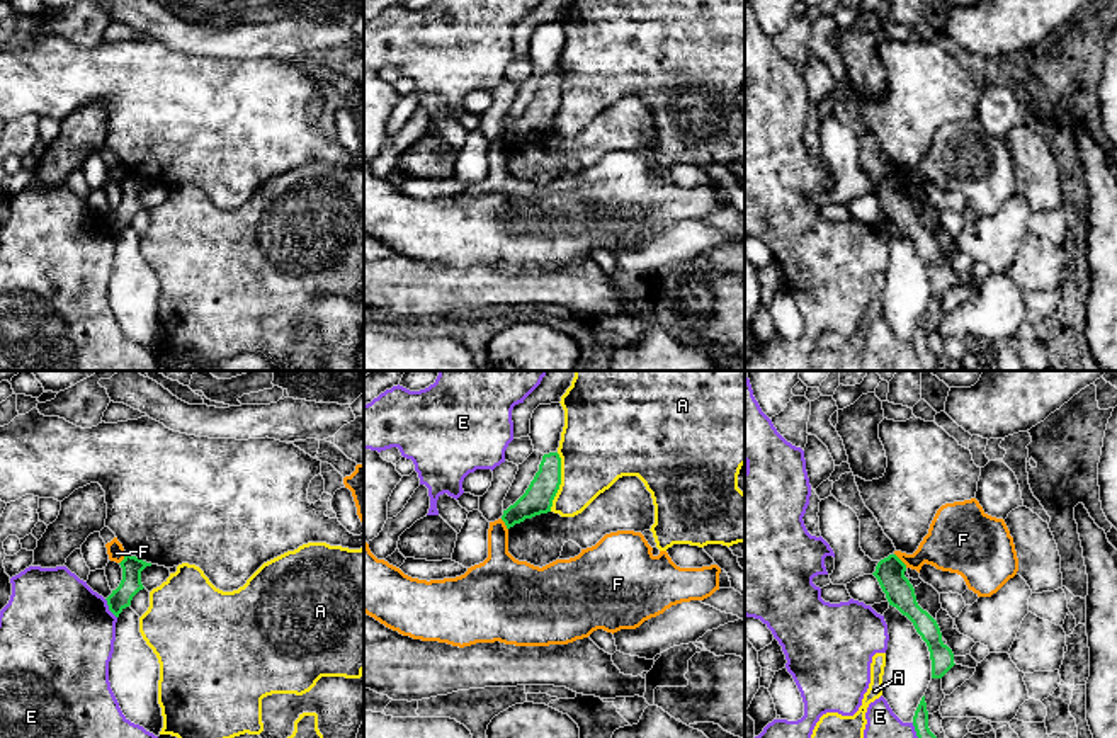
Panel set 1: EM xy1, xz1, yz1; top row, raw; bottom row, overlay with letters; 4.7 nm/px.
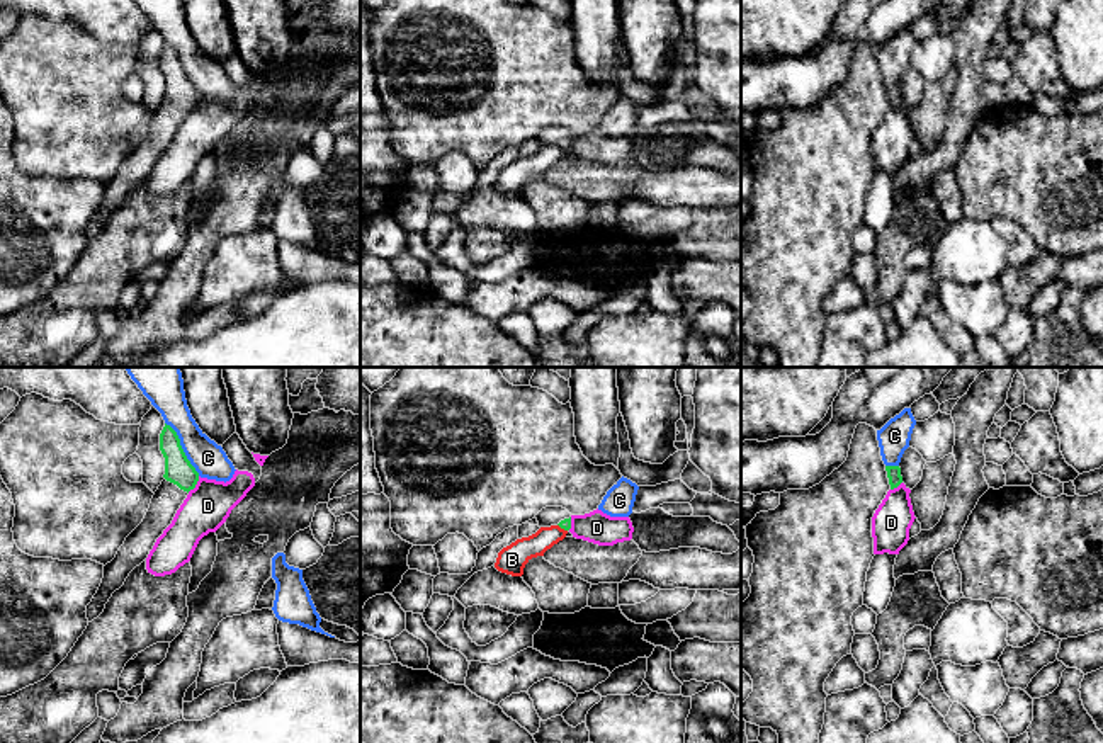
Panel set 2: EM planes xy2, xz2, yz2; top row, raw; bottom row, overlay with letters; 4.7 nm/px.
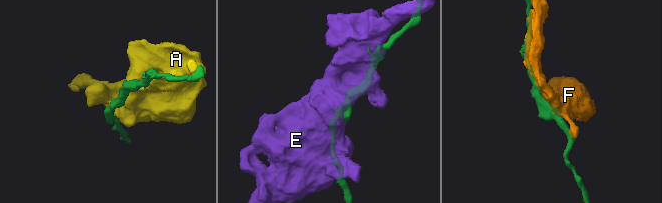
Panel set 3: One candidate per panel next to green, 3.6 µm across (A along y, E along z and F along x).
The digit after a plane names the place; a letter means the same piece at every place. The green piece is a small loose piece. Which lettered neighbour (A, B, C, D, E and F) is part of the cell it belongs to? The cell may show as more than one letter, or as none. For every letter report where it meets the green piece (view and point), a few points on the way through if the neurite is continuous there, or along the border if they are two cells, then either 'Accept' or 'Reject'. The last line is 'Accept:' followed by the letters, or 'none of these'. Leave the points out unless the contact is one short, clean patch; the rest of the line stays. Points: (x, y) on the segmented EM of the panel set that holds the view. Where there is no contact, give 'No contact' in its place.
A: Touches green at xz1 (560, 482). Reject
B: Touches green at xz2 (563, 527). Boundary: xz2 (558, 524), (566, 531). Reject
C: Touches green at xy2 (182, 449). Reject
D: Touches green at xy2 (196, 483). Boundary: xy2 (199, 476), (197, 483), (187, 492). Reject
E: Touches green at xy1 (109, 609). Reject
F: Touches green at yz1 (900, 560). Boundary: yz1 (895, 553), (907, 567). Reject
Accept: none of these

